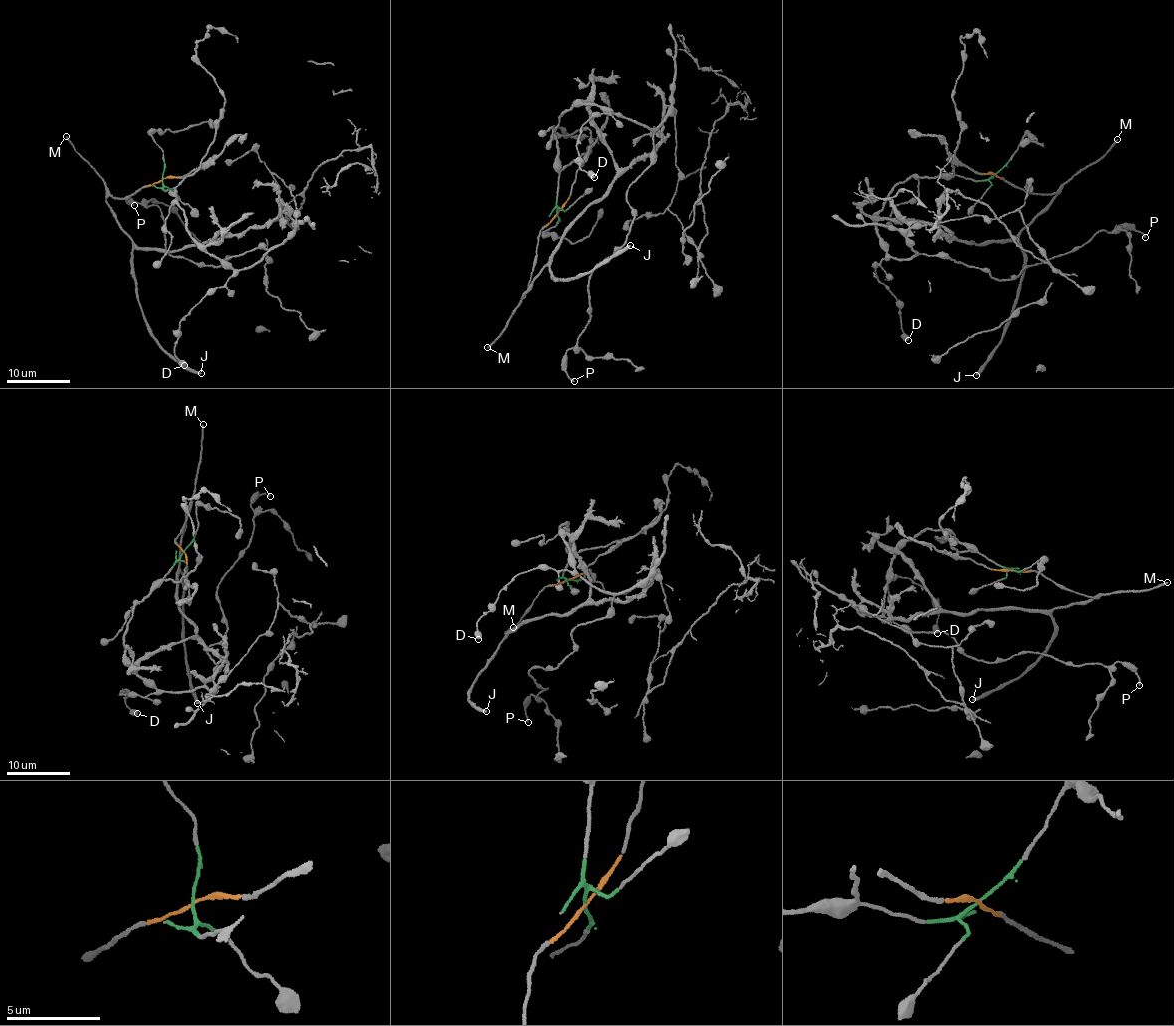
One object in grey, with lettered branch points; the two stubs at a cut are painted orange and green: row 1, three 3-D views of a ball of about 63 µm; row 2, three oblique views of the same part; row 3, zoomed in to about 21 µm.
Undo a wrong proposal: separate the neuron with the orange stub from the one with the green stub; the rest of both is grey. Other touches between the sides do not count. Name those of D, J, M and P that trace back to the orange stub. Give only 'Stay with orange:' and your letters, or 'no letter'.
Stay with orange: J, M

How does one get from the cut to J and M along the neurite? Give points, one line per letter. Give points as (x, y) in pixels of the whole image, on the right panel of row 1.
J: (995, 174), (1036, 193), (1056, 195), (1020, 233), (1023, 273), (1019, 294), (1007, 328), (975, 374)
M: (995, 174), (1036, 193), (1059, 191), (1073, 176), (1097, 163), (1117, 139)

